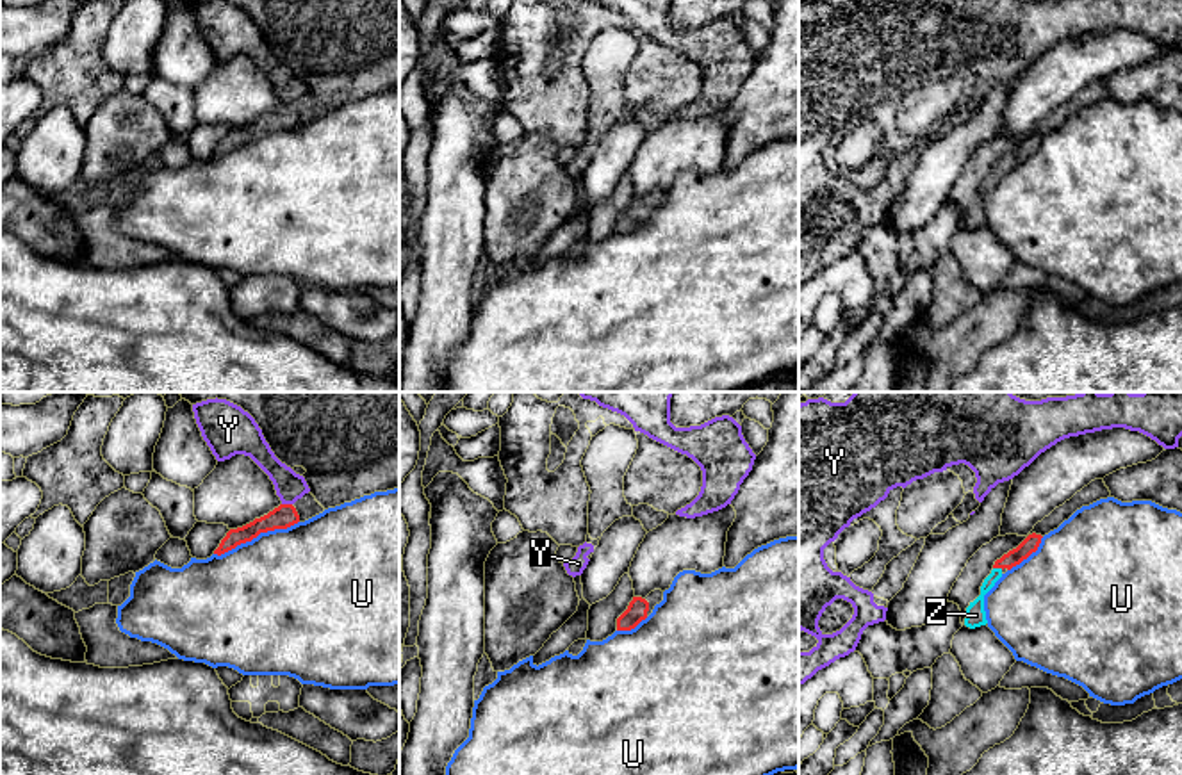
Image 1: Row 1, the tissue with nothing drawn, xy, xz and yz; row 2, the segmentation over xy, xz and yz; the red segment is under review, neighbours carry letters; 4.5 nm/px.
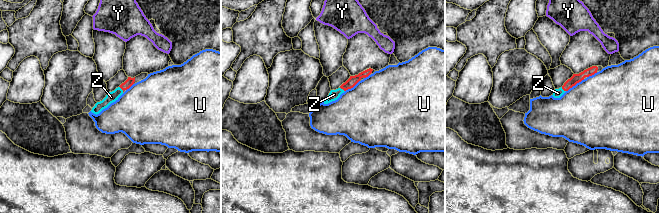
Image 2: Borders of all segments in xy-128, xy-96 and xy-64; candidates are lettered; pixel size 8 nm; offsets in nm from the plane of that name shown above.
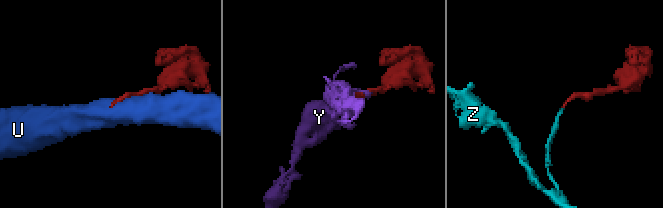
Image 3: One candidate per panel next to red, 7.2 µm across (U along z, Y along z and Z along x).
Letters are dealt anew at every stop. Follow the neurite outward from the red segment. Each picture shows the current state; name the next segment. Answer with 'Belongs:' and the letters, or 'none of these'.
Belongs: Z

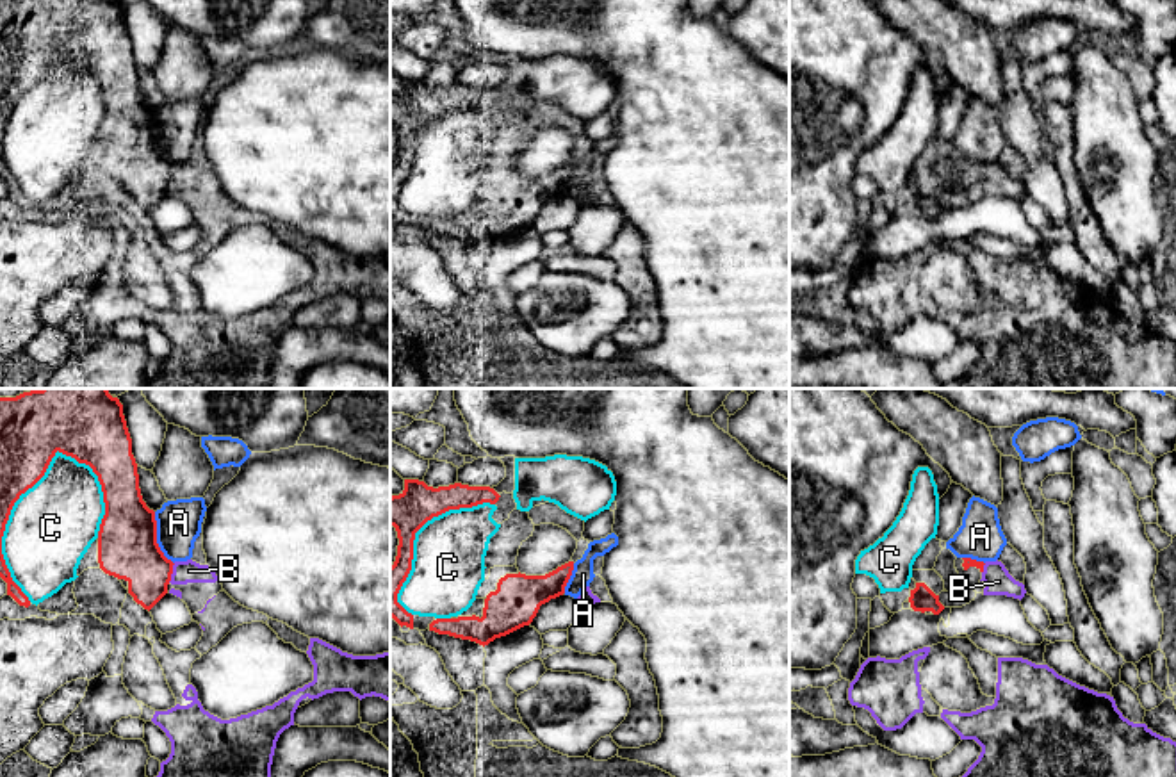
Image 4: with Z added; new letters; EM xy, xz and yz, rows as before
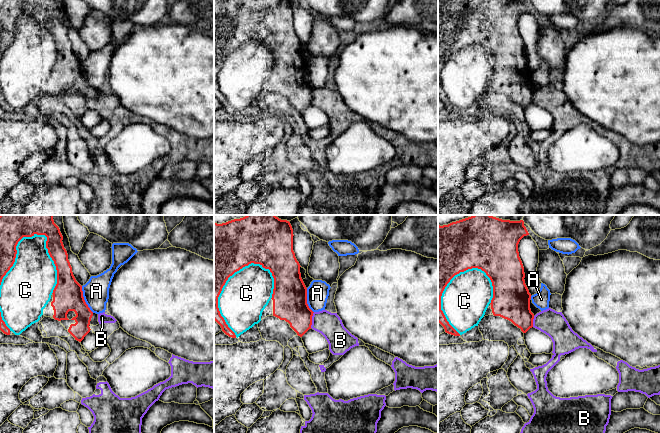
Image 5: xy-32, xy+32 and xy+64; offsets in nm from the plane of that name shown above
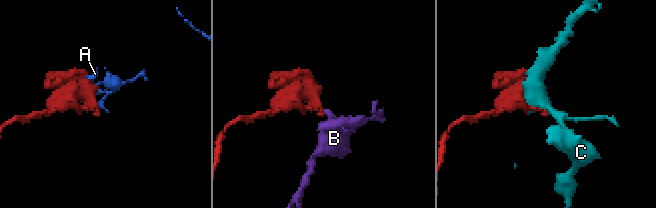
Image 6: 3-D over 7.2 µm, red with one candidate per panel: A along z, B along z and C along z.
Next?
Belongs: none of these

